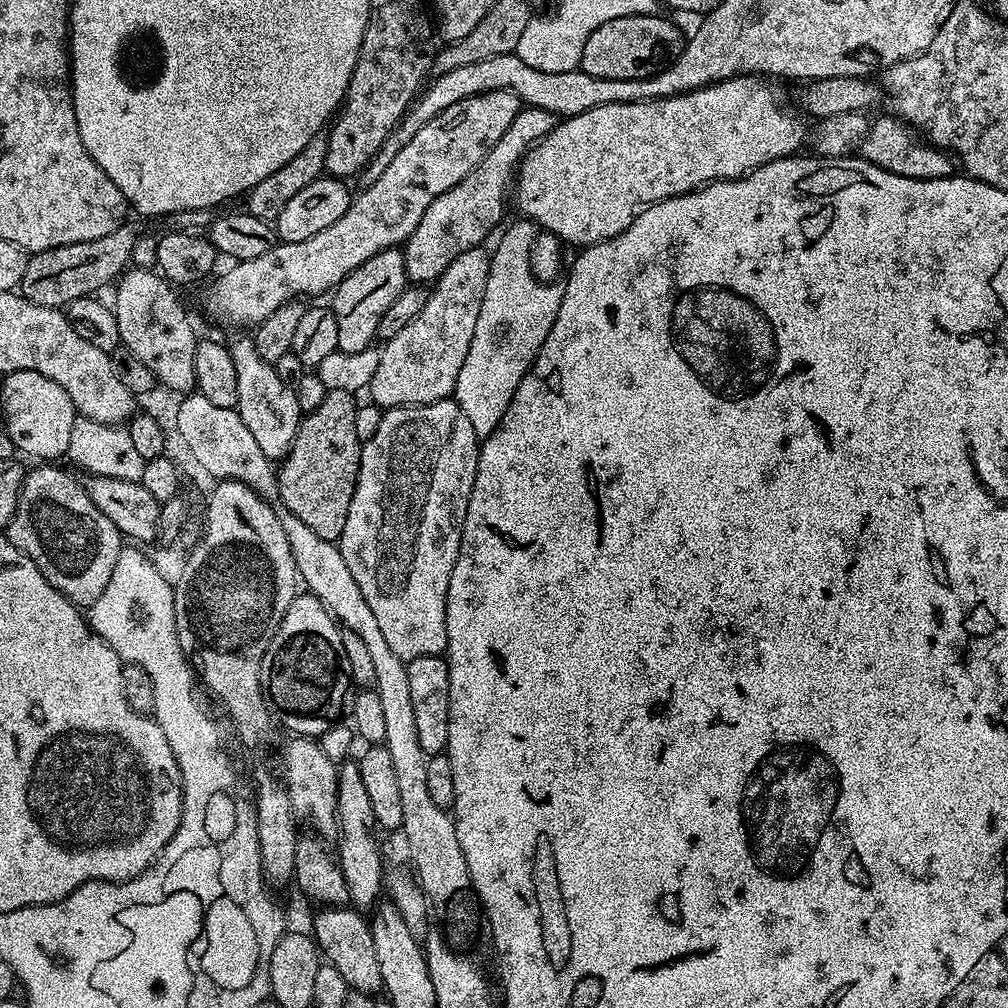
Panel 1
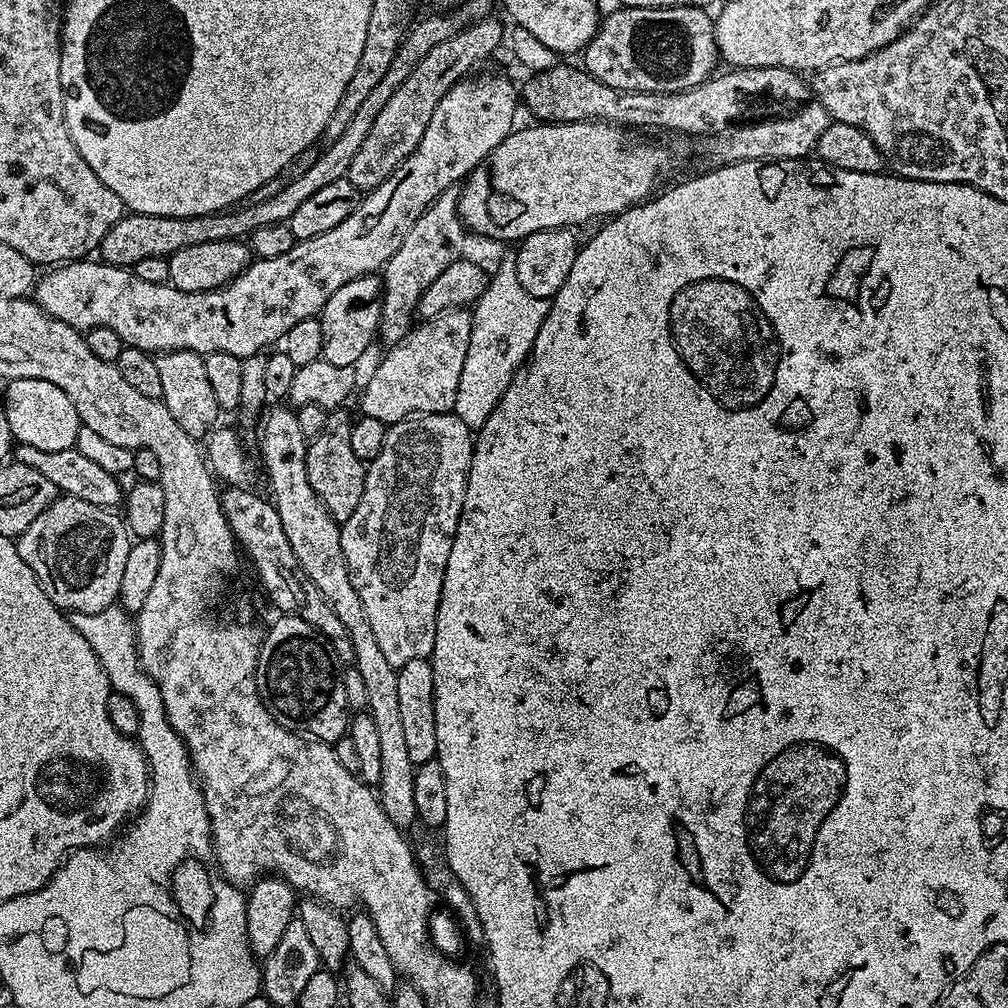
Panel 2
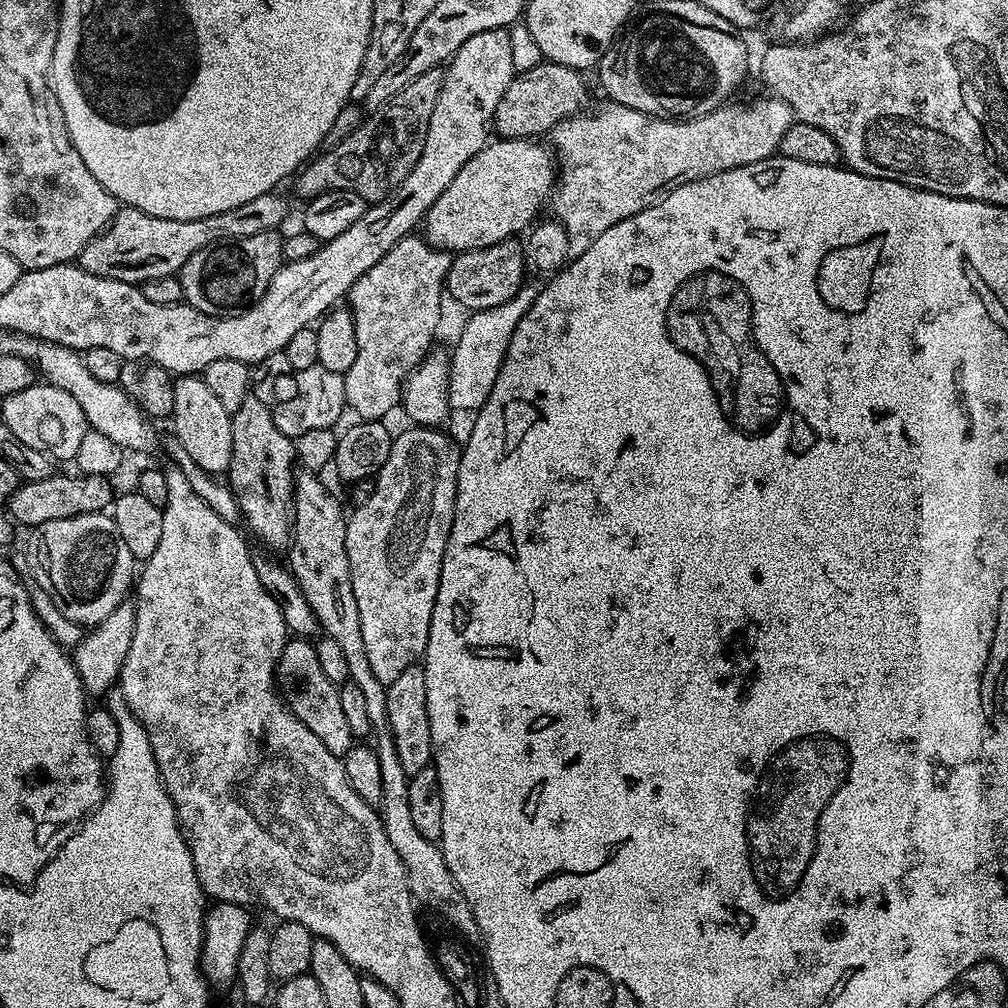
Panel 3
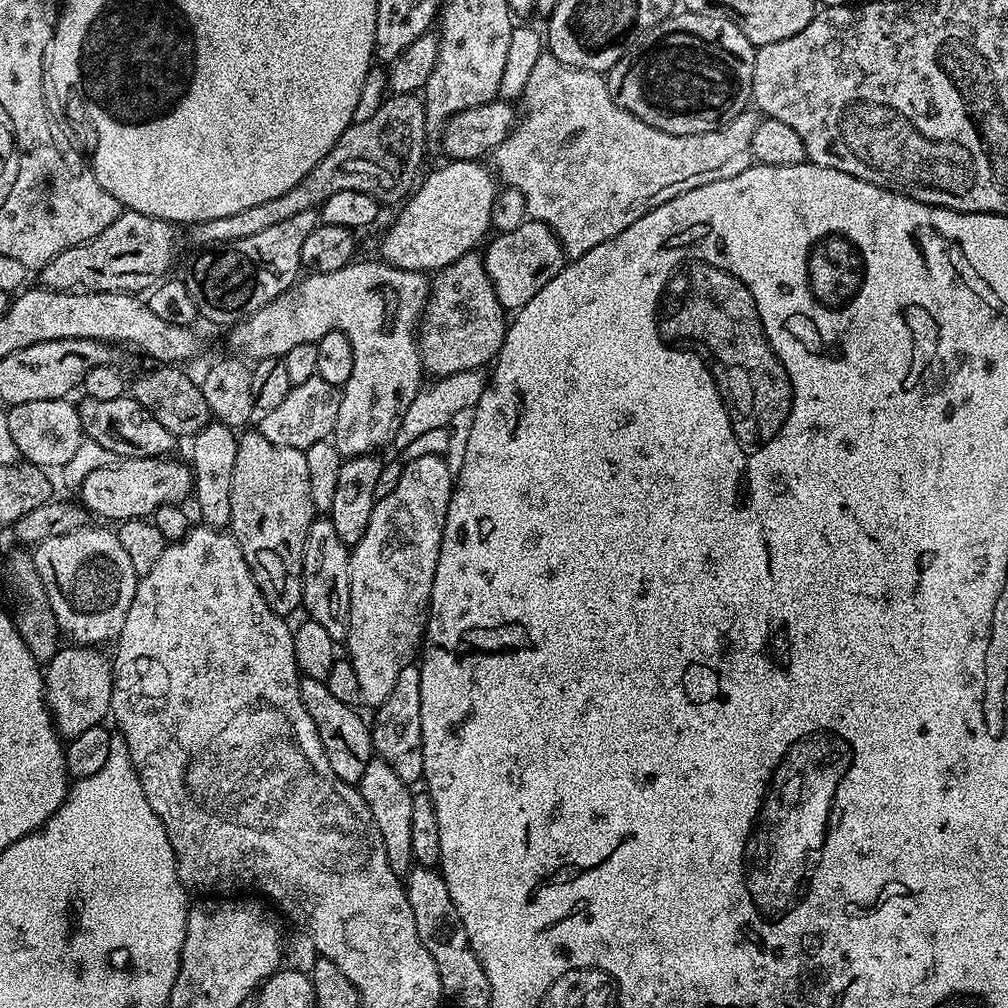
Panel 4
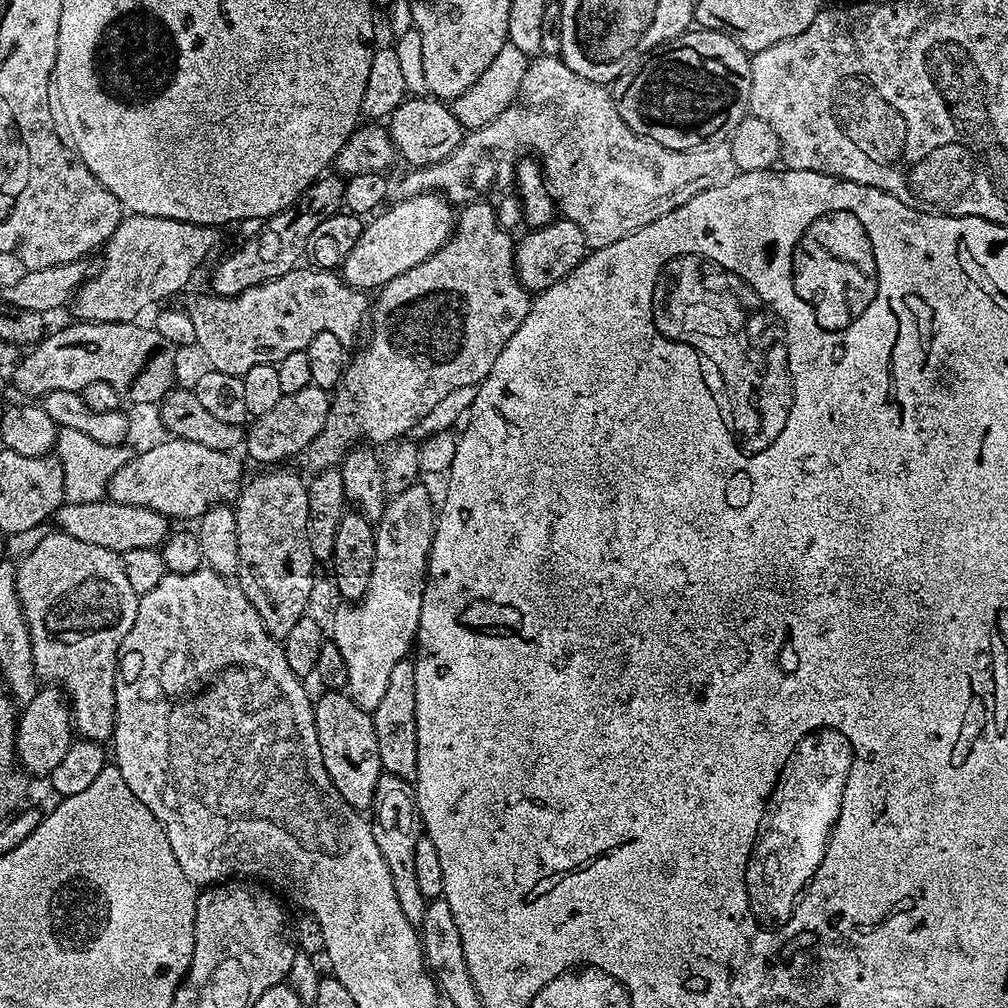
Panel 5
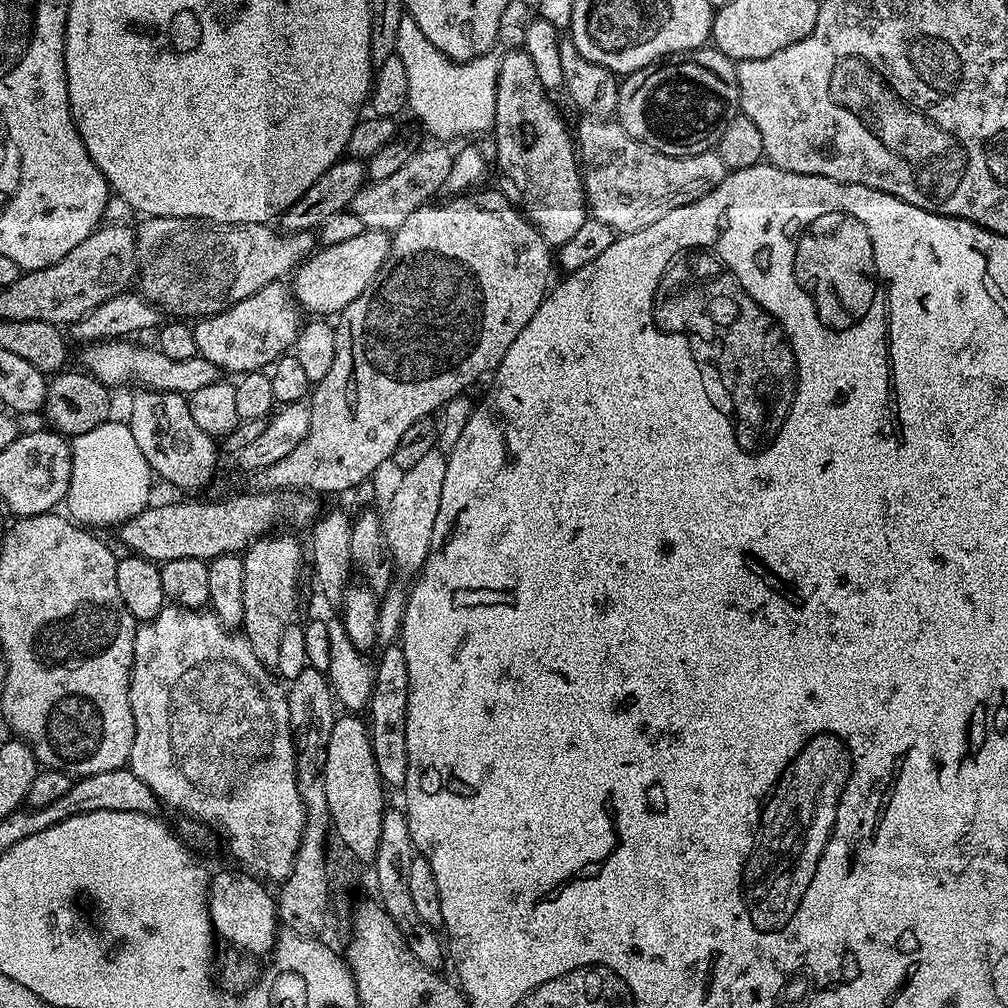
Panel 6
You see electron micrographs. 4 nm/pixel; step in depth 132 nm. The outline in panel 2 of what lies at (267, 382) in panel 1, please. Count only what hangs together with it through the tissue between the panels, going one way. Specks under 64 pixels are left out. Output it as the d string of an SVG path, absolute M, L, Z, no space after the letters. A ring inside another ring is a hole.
M272 407L263 413L258 424L260 450L264 454L264 470L268 474L268 484L272 487L270 499L278 510L278 518L282 518L282 530L286 530L286 539L290 541L290 547L294 550L294 558L298 558L298 566L306 570L306 578L310 578L310 582L318 586L322 598L330 602L330 610L338 614L342 626L346 626L346 634L350 634L350 642L354 642L354 666L358 674L362 674L362 683L366 686L367 711L371 712L374 718L382 754L382 778L378 785L378 799L386 818L390 818L393 826L408 830L411 824L417 823L414 810L416 768L410 762L402 717L398 711L397 668L386 662L377 640L374 639L374 630L370 630L370 618L366 618L362 598L358 598L358 590L346 566L346 554L342 550L340 537L341 525L337 524L336 519L326 510L318 494L314 494L310 478L306 478L309 439L303 436L296 412L291 407Z

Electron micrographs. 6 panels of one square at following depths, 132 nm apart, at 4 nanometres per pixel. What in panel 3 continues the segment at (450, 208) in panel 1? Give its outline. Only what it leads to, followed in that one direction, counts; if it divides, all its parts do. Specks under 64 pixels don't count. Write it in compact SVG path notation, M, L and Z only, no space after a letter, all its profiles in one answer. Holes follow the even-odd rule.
M413 234L402 238L394 246L394 250L390 250L390 254L386 254L386 258L381 258L375 266L370 266L370 270L366 270L366 274L362 274L362 278L358 278L358 282L354 282L354 286L349 290L346 297L347 307L354 318L354 330L358 334L358 358L356 359L356 368L362 370L364 368L364 388L354 388L354 386L346 387L346 404L349 409L352 408L357 412L360 420L380 420L391 410L392 407L399 405L402 400L402 382L408 379L413 371L424 360L426 353L433 347L432 339L436 336L436 327L440 324L440 307L446 301L446 281L448 279L448 271L452 265L453 257L445 252L443 248L434 248L423 235Z

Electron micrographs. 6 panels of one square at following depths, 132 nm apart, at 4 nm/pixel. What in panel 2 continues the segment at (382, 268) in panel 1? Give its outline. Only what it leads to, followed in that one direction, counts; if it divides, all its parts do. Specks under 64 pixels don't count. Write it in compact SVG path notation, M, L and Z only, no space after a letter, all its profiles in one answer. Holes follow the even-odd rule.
M379 275L354 278L346 286L334 290L319 314L322 326L322 359L333 366L351 368L359 365L359 360L368 352L372 339L377 339L380 330L380 301L382 299L382 280Z

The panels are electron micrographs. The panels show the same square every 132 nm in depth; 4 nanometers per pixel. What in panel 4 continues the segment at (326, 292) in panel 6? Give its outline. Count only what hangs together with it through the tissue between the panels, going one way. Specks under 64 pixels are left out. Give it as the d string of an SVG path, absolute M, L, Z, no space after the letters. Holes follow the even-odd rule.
M448 160L423 180L424 177L389 226L379 255L385 264L432 274L481 247L492 228L491 211L498 193L498 180L493 169L480 160Z

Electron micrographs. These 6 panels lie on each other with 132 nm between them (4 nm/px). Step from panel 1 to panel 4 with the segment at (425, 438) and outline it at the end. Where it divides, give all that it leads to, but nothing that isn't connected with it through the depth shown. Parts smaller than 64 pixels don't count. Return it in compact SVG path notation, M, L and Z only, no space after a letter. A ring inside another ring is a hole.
M414 457L409 464L407 462L403 465L403 472L398 480L398 486L390 494L387 494L386 498L377 500L374 510L370 514L370 522L366 526L366 534L362 534L362 538L358 543L351 545L348 557L348 569L350 570L350 622L348 623L348 638L346 641L348 652L346 652L346 658L352 663L354 670L358 673L358 687L362 690L362 701L365 705L369 704L369 709L375 710L379 708L382 702L386 702L386 698L390 698L390 694L394 690L394 681L398 679L398 674L402 674L402 670L406 670L406 666L413 664L421 651L424 629L428 623L428 603L432 597L432 587L434 586L434 570L438 566L440 543L442 542L444 523L446 522L446 514L450 506L453 487L453 469L448 469L448 464L442 457Z

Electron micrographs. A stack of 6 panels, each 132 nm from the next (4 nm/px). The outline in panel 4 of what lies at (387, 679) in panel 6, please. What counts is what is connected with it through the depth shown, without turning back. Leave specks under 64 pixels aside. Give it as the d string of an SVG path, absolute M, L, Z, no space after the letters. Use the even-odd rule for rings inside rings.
M415 663L406 666L406 670L402 670L402 674L398 674L390 698L386 698L386 702L382 702L379 708L375 709L373 716L376 716L371 717L370 720L373 753L379 759L384 760L386 766L390 766L390 770L394 770L394 774L398 774L398 778L402 778L402 782L406 782L409 786L419 785L424 774L422 766L422 678L420 669Z

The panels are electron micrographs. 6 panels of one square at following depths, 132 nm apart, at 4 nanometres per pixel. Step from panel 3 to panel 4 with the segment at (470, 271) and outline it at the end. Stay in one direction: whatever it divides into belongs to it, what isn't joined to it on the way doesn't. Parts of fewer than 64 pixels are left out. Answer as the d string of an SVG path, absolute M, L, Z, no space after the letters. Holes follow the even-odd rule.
M531 218L524 219L512 232L493 235L487 244L482 252L484 269L492 283L494 294L498 294L498 302L506 310L526 306L526 302L530 302L530 298L534 298L534 294L538 294L538 290L542 290L542 286L554 278L554 274L561 272L566 263L564 247L550 226Z

